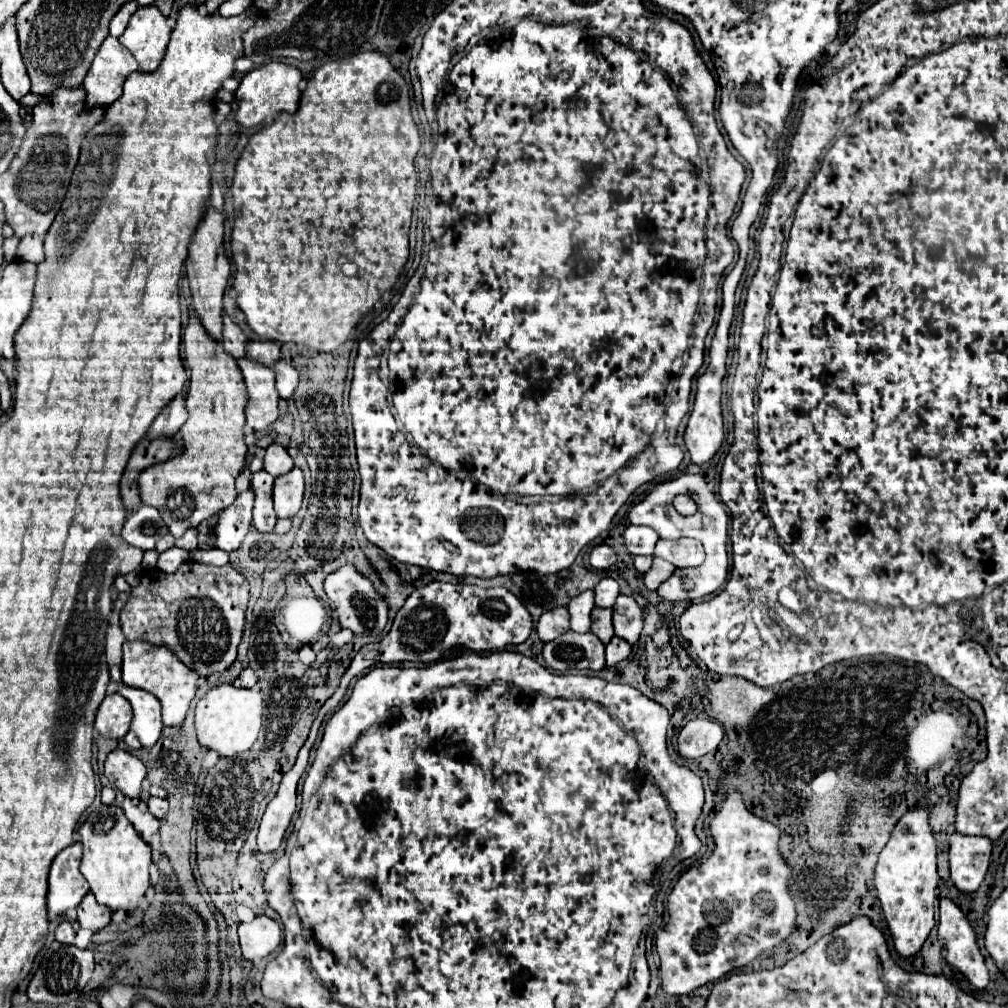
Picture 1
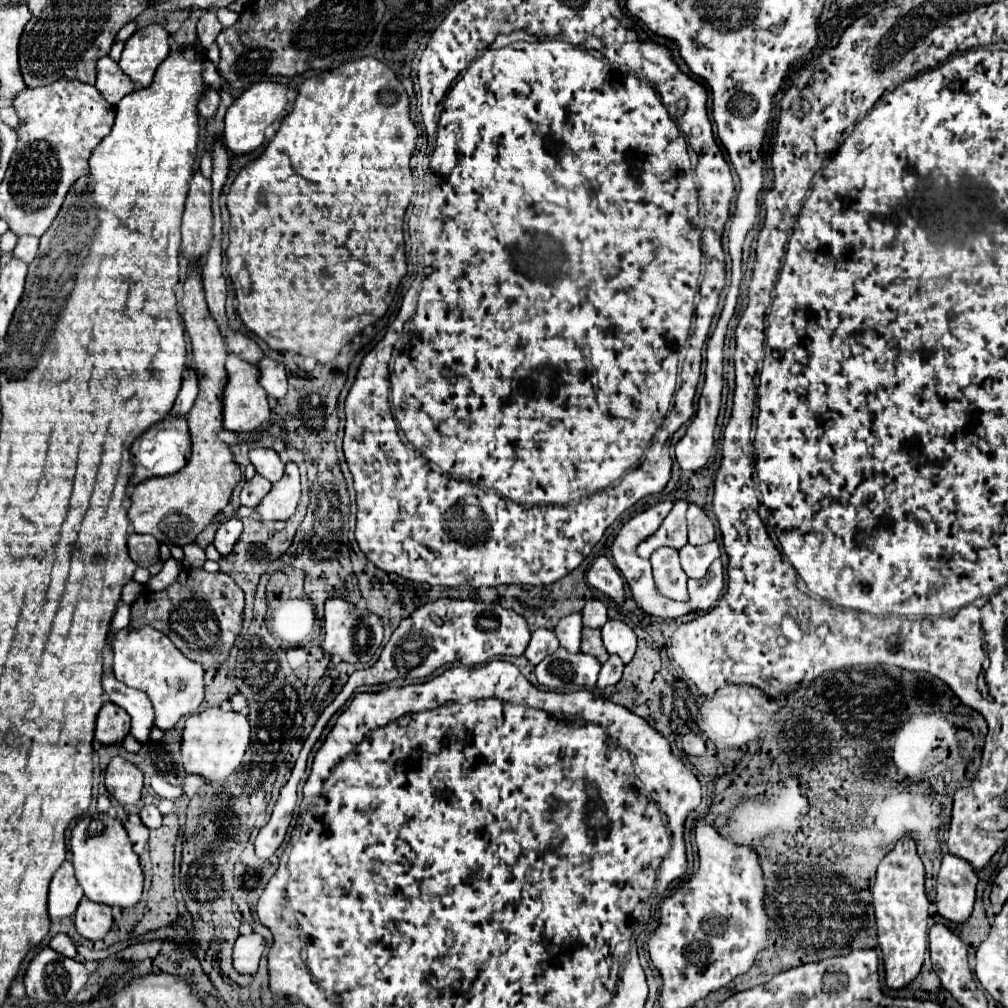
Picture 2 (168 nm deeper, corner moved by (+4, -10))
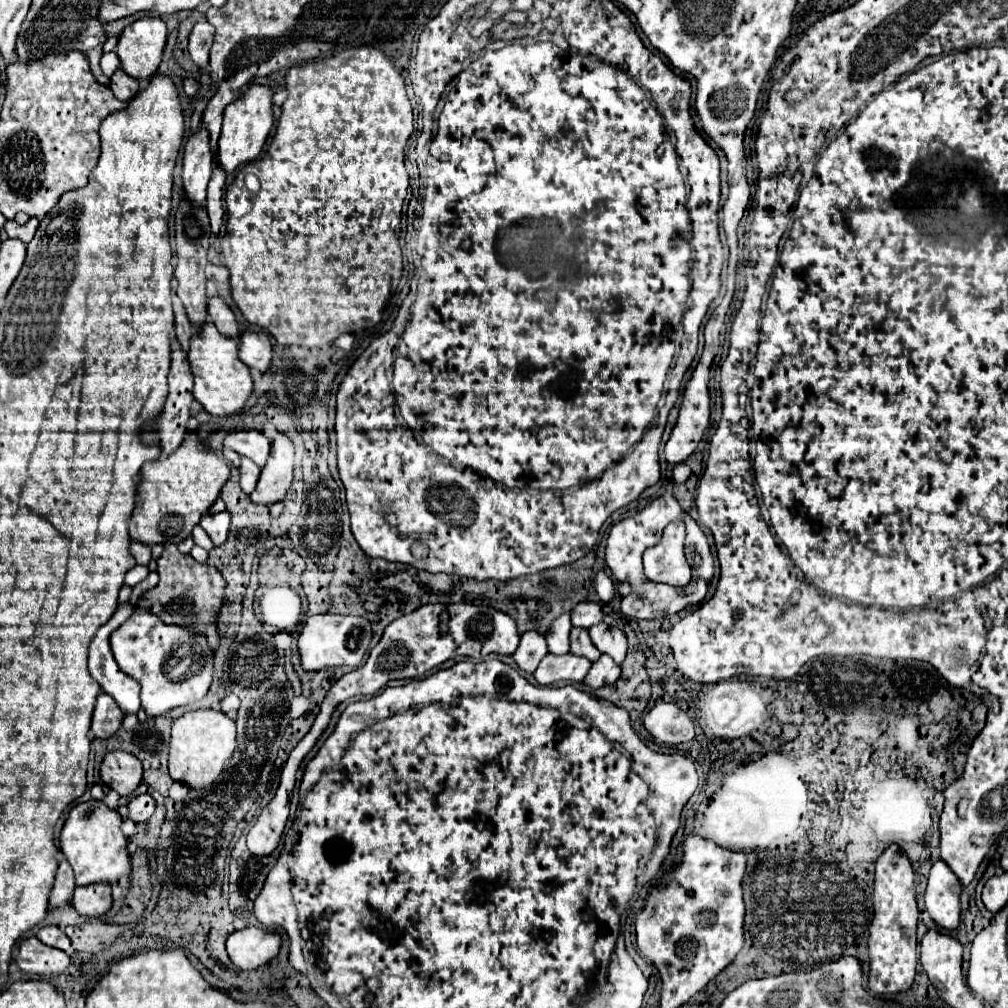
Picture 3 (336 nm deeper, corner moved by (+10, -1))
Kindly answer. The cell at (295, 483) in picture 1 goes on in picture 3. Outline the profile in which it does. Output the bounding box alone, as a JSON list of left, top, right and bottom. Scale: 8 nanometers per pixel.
[249,435,293,505]

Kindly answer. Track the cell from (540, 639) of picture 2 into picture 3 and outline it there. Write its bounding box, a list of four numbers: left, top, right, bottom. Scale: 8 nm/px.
[513,631,547,673]

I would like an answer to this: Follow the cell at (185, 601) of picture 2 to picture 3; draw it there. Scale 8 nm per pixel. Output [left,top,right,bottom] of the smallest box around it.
[137,545,227,633]

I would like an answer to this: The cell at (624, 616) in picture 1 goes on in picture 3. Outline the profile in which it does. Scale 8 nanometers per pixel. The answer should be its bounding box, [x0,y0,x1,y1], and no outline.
[589,623,627,663]

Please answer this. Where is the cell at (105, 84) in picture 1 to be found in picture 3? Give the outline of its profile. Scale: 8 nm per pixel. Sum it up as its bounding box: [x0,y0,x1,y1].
[101,51,119,77]

